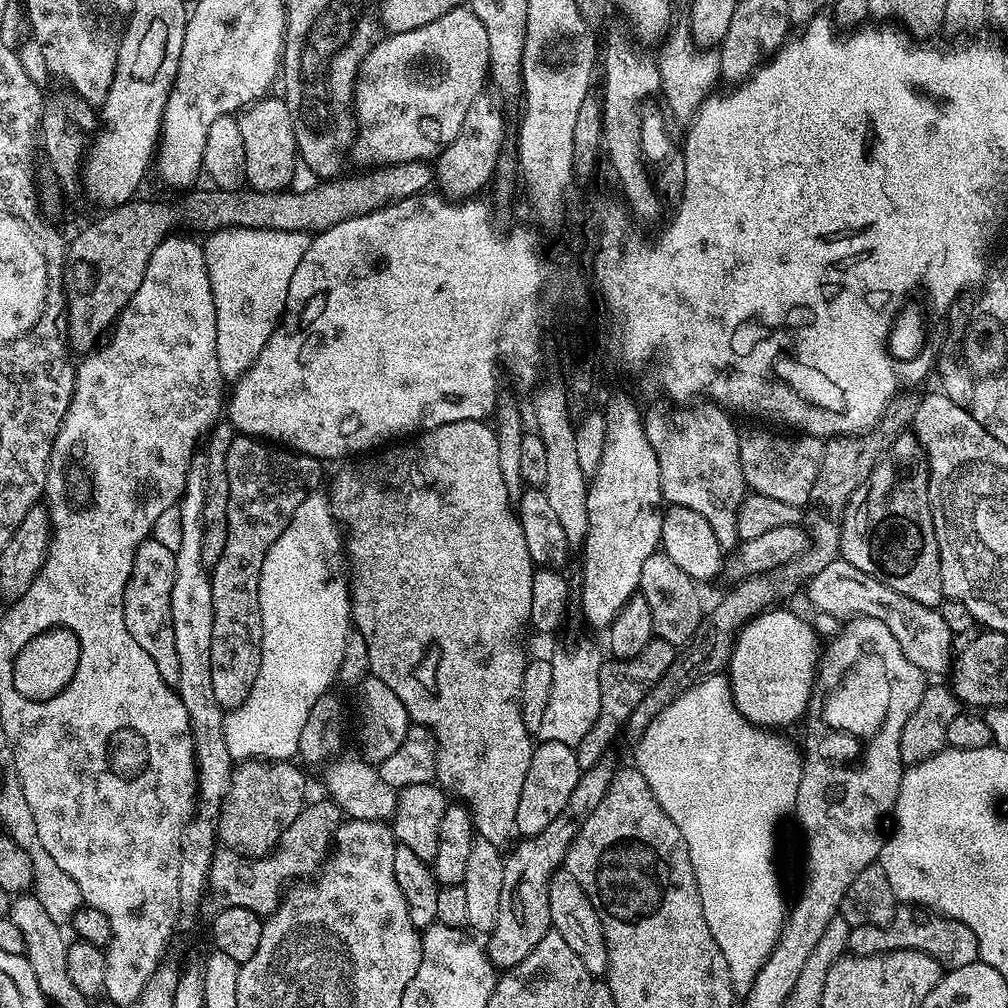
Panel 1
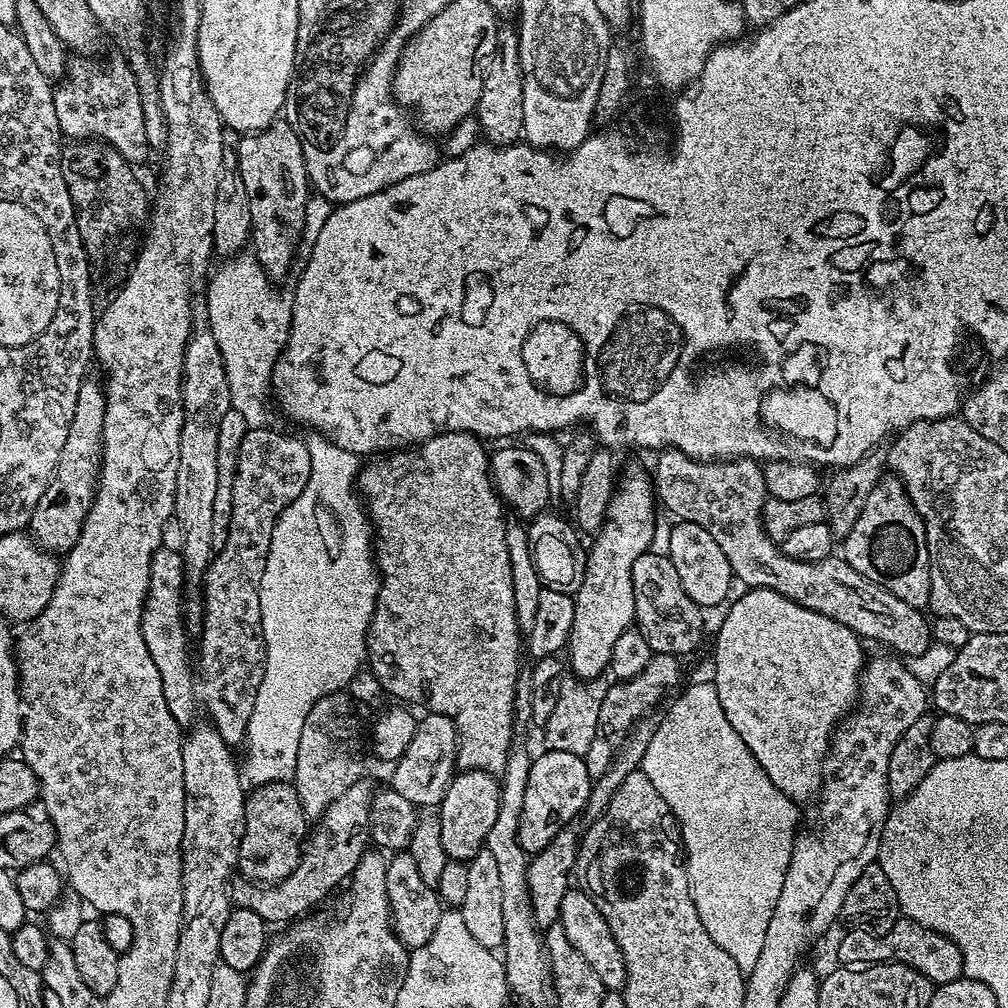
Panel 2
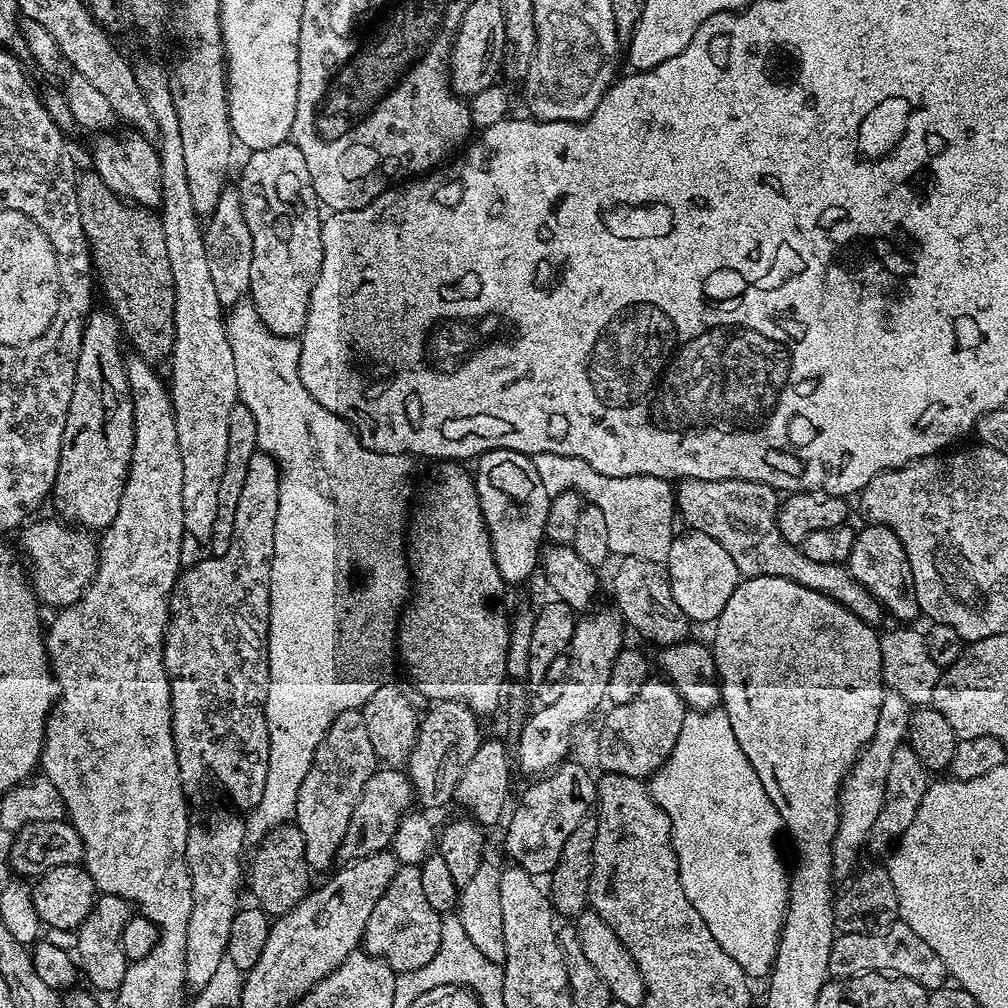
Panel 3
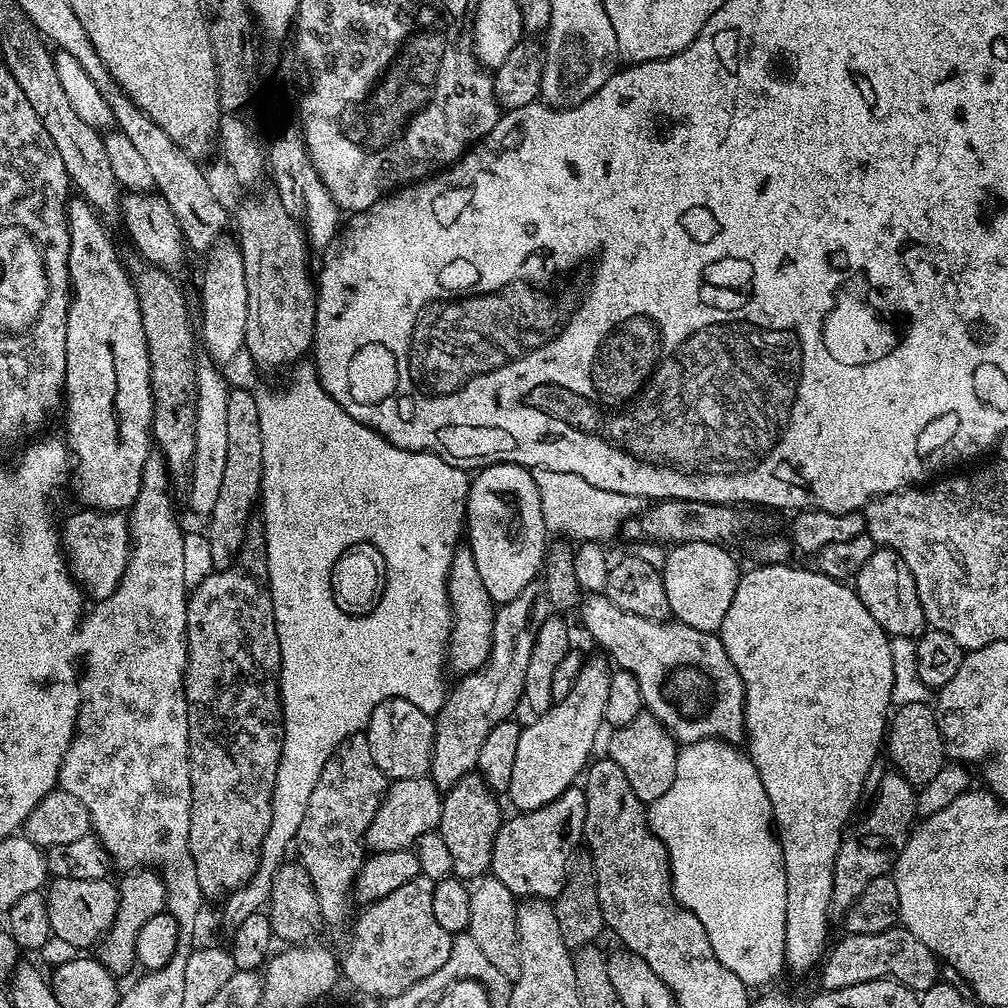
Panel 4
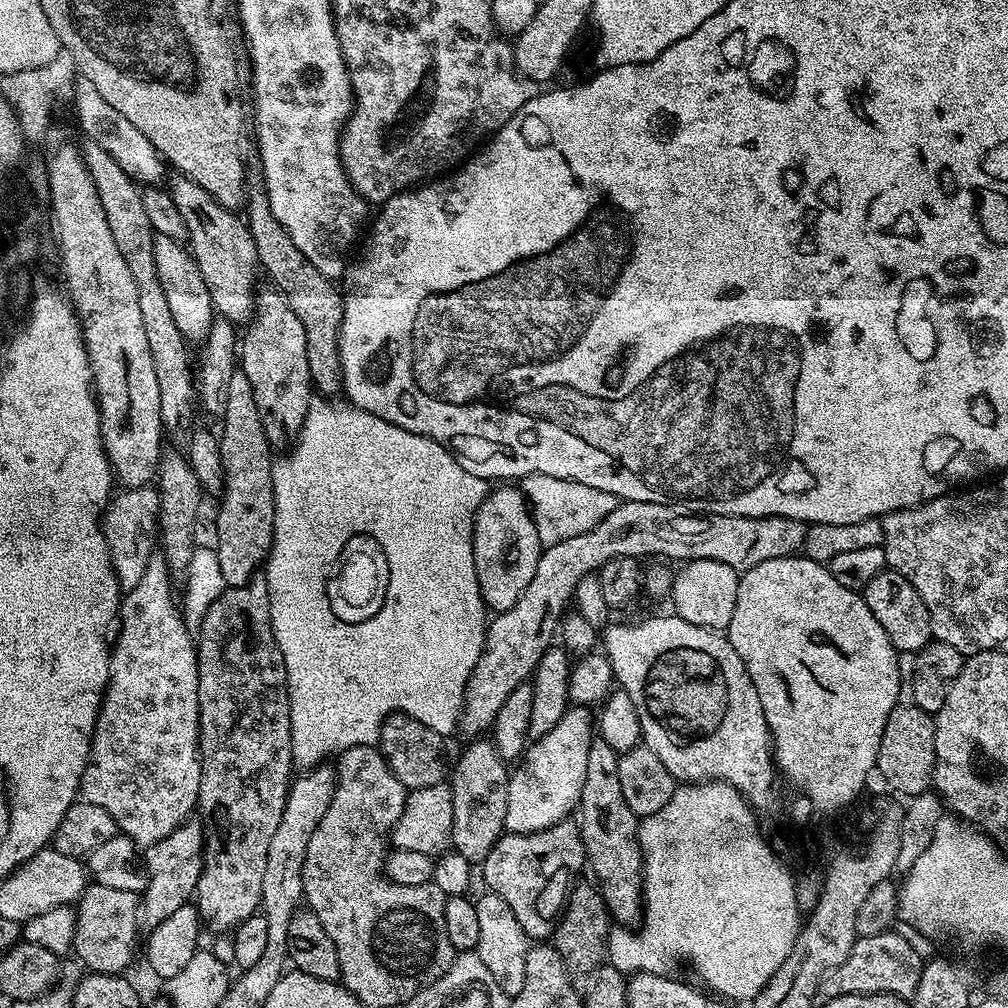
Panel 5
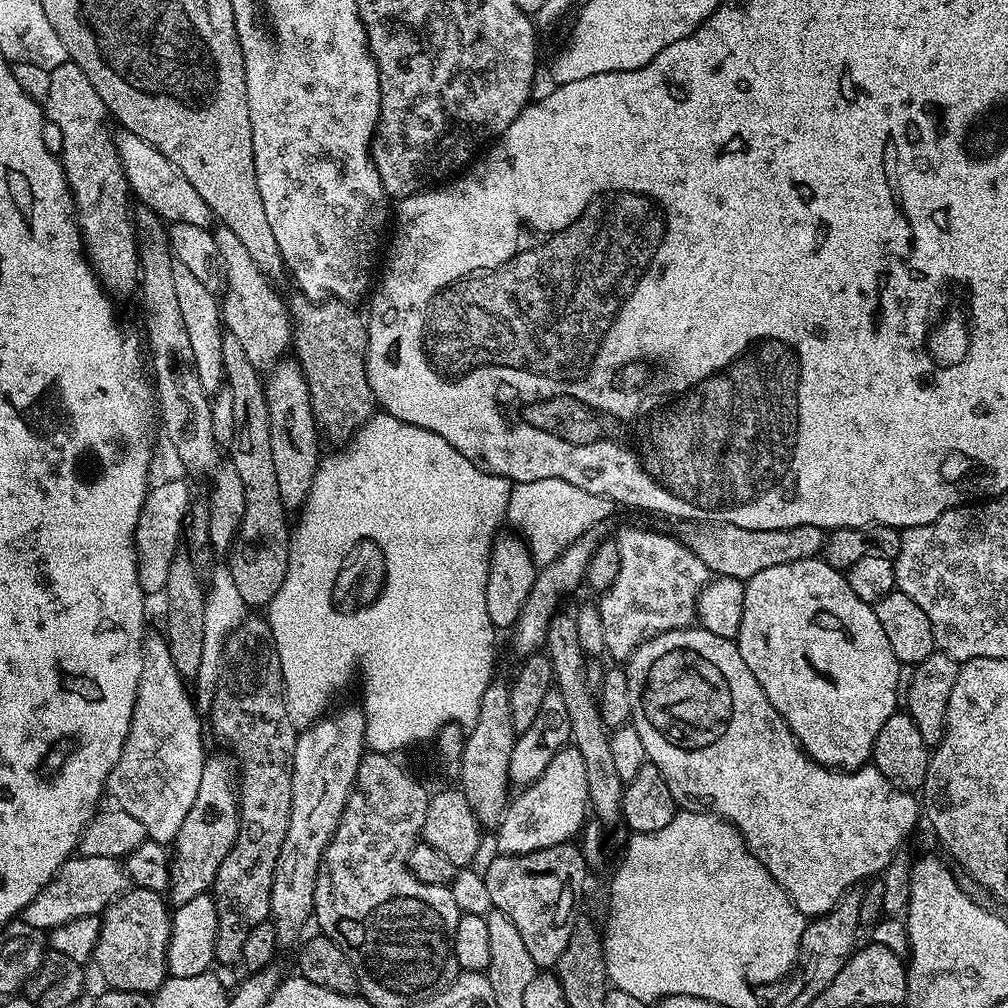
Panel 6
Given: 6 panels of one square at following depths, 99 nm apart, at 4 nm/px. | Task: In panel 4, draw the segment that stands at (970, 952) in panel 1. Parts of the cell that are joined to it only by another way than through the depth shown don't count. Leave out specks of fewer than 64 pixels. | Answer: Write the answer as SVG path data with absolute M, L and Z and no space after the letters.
M895 926L876 934L844 934L842 936L837 944L835 941L831 945L830 951L823 957L822 967L819 969L819 972L821 971L819 985L821 989L842 990L846 986L858 986L858 982L885 979L897 980L900 984L905 984L913 992L919 994L930 990L930 986L938 983L939 976L936 975L939 974L940 968L942 969L941 961L924 943L918 942L918 938L914 938L914 934L910 934L910 930L906 930L904 927Z

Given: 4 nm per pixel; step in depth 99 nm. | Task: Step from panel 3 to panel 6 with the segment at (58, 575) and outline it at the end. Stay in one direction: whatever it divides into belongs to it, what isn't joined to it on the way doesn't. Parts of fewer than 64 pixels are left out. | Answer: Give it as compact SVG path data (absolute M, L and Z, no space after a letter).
M184 480L153 483L144 497L144 509L136 527L136 562L140 586L145 593L163 593L164 583L170 574L170 562L178 555L179 548L176 547L182 544L182 529L190 512L188 503L191 500L192 492Z

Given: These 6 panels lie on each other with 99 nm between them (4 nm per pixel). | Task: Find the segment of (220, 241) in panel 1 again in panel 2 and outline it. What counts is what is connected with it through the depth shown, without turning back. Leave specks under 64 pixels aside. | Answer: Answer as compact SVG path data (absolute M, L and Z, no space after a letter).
M237 254L225 259L224 264L212 276L208 284L208 320L207 328L214 334L214 342L218 342L218 354L222 354L222 366L226 370L226 382L230 386L232 407L246 418L249 426L264 426L269 423L272 412L268 409L270 400L270 385L272 371L280 354L284 350L284 343L288 340L292 325L292 300L283 300L272 289L273 281L264 267L256 261L255 255Z

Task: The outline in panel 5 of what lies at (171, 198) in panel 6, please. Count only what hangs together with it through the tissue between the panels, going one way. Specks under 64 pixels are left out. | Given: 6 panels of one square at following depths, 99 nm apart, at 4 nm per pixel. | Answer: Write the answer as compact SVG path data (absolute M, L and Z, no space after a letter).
M79 75L72 86L74 90L74 108L76 118L84 136L101 146L106 154L110 154L118 166L126 172L132 180L141 185L157 185L161 183L164 174L165 163L160 154L154 150L153 144L140 130L133 125L110 102L103 98L102 94L94 87L94 82Z

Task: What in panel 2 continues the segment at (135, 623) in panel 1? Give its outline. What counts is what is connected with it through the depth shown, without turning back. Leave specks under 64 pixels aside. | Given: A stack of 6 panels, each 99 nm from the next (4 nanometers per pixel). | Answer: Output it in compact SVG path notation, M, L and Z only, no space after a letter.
M161 546L150 562L148 598L144 601L140 625L142 636L146 638L146 650L150 650L150 658L154 658L154 666L158 666L158 678L162 678L162 694L166 698L166 706L170 706L170 714L174 714L174 718L181 726L188 726L197 717L195 718L196 688L192 685L188 640L184 637L184 632L186 633L186 621L182 611L182 601L186 596L184 588L186 589L186 573L183 555Z

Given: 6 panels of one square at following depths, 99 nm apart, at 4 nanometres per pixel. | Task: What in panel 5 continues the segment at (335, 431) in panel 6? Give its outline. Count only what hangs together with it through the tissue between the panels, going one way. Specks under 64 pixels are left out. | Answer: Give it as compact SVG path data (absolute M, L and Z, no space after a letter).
M249 167L246 172L246 223L254 238L256 259L263 273L265 270L276 283L273 284L275 291L284 295L290 310L294 310L294 314L298 314L302 321L302 327L306 330L306 362L310 362L310 378L315 391L321 397L332 398L341 391L344 382L340 365L340 327L344 297L341 289L321 272L314 270L302 250L290 242L290 234L286 234L282 222L278 222L270 210L270 198L264 192L263 183L264 173L259 167Z

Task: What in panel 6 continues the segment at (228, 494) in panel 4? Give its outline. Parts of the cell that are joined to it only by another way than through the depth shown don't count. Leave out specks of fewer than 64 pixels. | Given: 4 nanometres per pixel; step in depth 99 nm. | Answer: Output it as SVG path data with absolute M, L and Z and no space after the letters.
M224 335L222 338L222 366L224 367L224 379L226 386L230 390L230 398L234 398L234 438L230 445L230 463L234 466L234 470L238 470L238 478L242 478L242 486L246 492L246 510L242 514L242 522L240 523L240 533L236 536L236 543L232 545L226 556L226 565L230 574L233 575L234 583L238 586L238 591L244 599L247 607L252 610L263 609L274 598L274 594L278 594L278 590L282 586L282 578L286 578L286 566L288 565L288 542L290 539L290 520L286 515L286 509L282 498L278 494L278 478L274 474L274 458L270 455L270 418L266 410L266 396L264 394L264 381L262 379L261 369L254 366L254 362L250 362L250 358L245 354L242 345L238 342L238 338L230 335Z

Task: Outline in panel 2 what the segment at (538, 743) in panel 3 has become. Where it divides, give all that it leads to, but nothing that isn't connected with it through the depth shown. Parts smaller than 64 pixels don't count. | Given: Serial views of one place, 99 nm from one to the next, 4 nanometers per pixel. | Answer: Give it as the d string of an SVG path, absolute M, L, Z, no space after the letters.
M644 472L630 473L628 480L619 481L616 491L610 498L604 524L600 527L599 532L595 533L593 540L596 541L587 549L586 574L582 578L582 586L574 594L574 626L570 630L570 638L566 645L566 656L570 663L571 675L582 681L603 677L608 672L614 642L618 642L618 638L622 638L622 634L633 627L636 616L631 570L634 568L634 560L652 547L658 519L656 508L658 509L658 499L649 473L648 476Z

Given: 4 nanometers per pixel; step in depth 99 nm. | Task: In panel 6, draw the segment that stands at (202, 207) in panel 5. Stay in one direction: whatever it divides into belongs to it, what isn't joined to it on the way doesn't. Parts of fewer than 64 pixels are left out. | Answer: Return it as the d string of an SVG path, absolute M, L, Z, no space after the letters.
M220 226L215 229L217 252L223 267L226 291L222 296L220 314L227 335L238 338L245 354L261 370L267 369L285 355L292 343L292 318L288 314L285 297L275 292L273 281L267 274L258 270L258 262L250 258L246 246L238 242L237 236L229 228Z

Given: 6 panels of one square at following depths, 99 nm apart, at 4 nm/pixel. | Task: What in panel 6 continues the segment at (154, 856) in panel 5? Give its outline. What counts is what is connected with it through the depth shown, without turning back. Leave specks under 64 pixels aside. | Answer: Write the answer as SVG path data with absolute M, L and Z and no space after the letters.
M209 755L202 766L202 782L198 786L198 795L194 797L194 806L190 806L190 814L186 814L186 822L182 822L182 830L178 830L174 841L174 849L170 856L171 883L170 895L173 905L190 902L190 898L205 895L211 889L214 878L218 874L218 866L230 854L240 829L240 802L238 799L238 766L233 757Z

